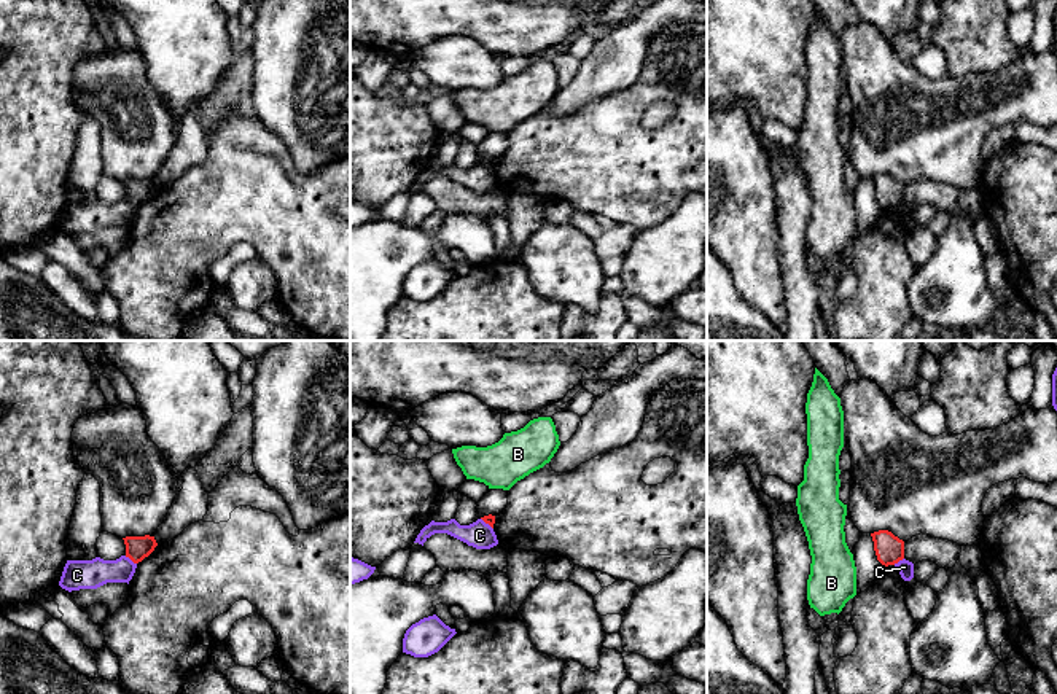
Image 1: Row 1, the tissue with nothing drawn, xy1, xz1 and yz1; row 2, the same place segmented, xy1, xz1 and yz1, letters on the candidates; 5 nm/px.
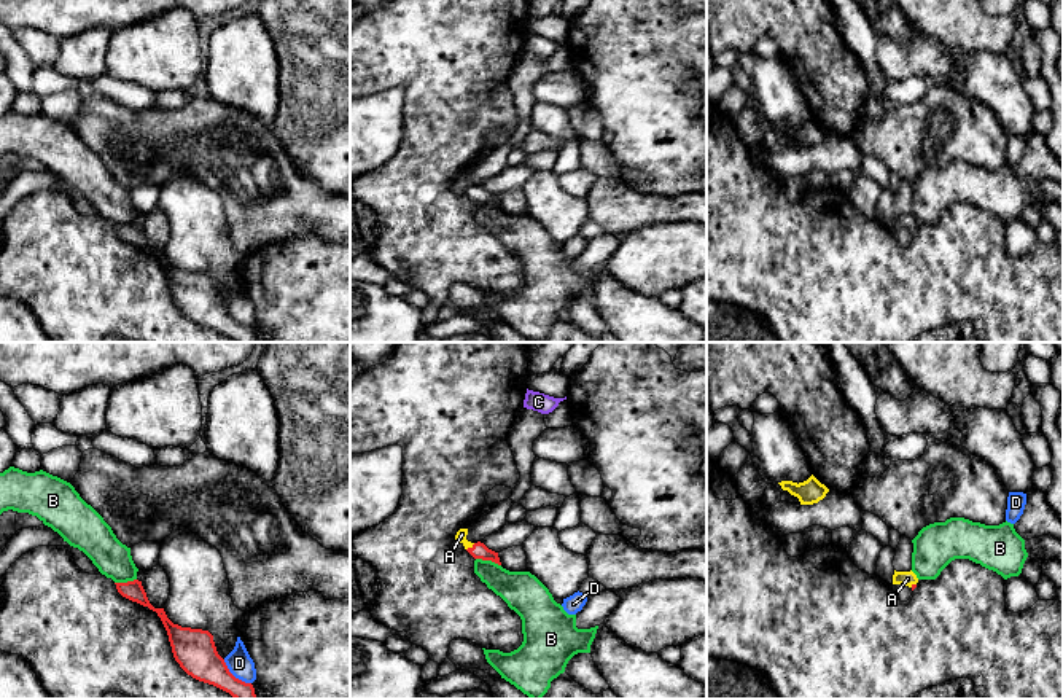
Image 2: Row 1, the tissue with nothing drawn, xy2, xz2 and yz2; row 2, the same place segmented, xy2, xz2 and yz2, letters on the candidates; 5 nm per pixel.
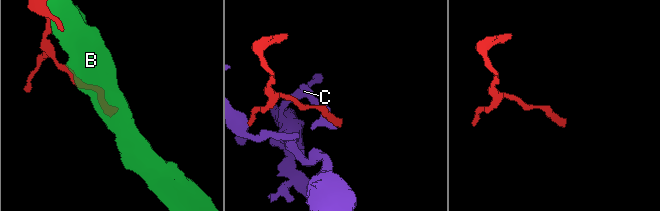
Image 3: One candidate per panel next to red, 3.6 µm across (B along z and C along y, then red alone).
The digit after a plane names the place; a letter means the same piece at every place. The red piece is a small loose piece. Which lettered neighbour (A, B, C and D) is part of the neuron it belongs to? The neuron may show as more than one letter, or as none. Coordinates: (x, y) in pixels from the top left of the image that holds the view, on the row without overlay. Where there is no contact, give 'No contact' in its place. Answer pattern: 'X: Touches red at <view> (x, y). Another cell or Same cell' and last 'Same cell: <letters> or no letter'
A: Touches red at xz2 (470, 191). Same cell
B: Touches red at xz2 (489, 203). Another cell
C: Touches red at xy1 (131, 202). Another cell
D: Touches red at xy2 (233, 319). Another cell
Same cell: A

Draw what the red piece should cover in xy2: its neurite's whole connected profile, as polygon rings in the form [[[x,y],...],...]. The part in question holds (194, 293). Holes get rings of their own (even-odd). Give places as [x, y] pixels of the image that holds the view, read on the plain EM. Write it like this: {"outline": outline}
{"outline": [[[138,223],[115,228],[123,240],[158,256],[167,274],[173,301],[188,318],[229,336],[234,342],[256,342],[253,328],[236,322],[229,315],[208,274],[173,267],[164,252],[154,252],[150,247]]]}

